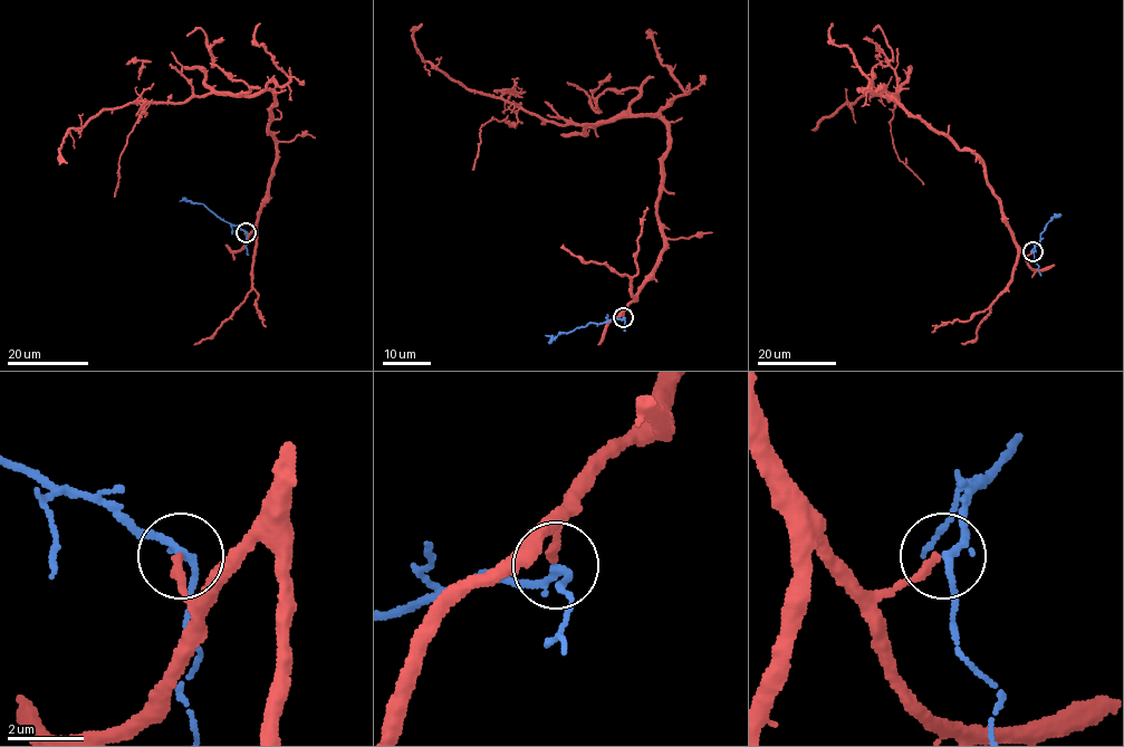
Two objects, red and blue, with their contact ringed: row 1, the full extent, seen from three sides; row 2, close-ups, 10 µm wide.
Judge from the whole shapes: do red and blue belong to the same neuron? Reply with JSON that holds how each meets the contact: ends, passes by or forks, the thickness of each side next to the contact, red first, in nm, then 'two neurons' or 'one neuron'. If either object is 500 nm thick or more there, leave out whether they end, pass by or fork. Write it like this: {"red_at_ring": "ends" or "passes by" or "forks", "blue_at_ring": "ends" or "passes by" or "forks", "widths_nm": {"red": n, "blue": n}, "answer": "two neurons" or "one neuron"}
{"red_at_ring": "ends", "blue_at_ring": "passes by", "widths_nm": {"red": 240, "blue": 180}, "answer": "one neuron"}

